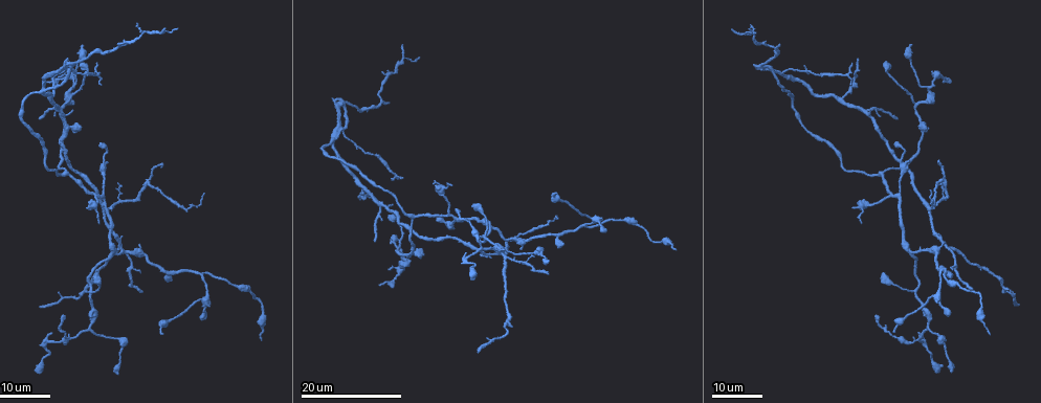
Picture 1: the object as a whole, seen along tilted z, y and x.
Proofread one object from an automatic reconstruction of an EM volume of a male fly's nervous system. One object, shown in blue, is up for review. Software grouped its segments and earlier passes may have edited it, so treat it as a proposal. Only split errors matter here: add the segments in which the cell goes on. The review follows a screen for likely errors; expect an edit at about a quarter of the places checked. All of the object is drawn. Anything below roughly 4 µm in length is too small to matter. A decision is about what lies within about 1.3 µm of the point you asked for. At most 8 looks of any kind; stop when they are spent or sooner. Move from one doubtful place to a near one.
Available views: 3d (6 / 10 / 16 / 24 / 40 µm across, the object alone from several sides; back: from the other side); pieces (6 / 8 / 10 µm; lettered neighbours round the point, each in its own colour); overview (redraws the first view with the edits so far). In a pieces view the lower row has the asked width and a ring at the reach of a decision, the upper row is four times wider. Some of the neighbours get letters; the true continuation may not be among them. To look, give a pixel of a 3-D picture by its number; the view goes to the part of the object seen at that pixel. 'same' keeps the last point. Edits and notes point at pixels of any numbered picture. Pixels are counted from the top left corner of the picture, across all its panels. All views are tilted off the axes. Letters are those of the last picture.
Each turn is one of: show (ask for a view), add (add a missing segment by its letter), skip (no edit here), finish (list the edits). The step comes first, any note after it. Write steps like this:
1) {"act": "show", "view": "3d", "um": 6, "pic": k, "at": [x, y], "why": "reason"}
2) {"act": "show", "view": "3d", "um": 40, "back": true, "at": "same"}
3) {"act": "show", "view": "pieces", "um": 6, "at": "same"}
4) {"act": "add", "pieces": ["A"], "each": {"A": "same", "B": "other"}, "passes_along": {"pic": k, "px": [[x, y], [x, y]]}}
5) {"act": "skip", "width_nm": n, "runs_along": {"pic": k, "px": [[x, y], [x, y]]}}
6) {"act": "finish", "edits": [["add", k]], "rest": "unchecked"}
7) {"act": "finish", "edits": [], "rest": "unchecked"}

{"act": "show", "view": "3d", "um": 24, "pic": 1, "at": [895, 145], "why": "free end"}

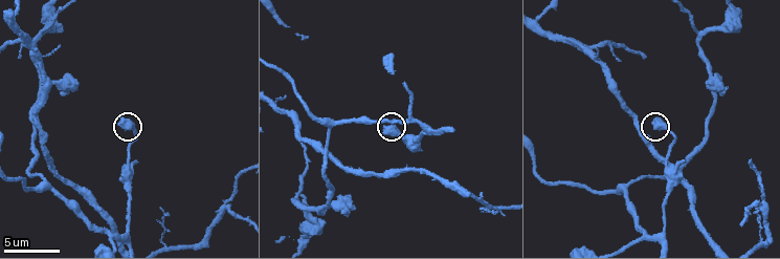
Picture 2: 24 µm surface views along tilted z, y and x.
{"act": "show", "view": "pieces", "um": 6, "pic": 2, "at": [385, 127], "why": "what lies round it"}

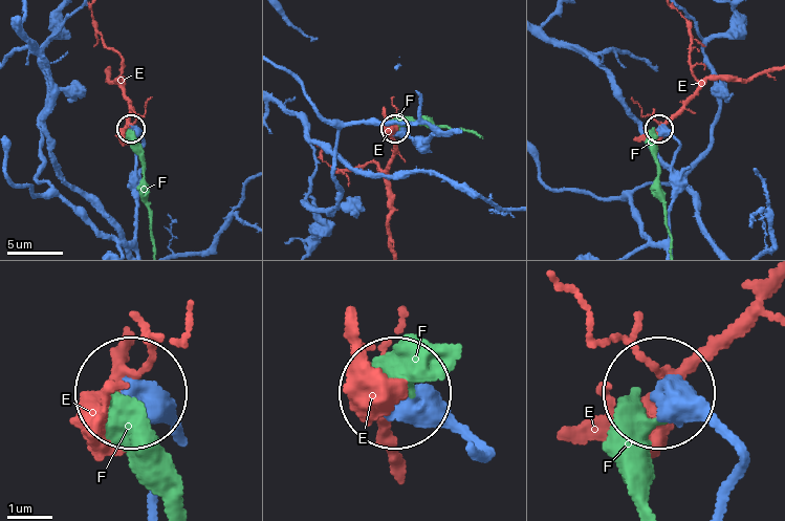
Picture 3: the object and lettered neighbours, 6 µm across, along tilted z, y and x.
{"act": "skip", "each": {"E": "other", "F": "other"}, "found": "no lettered segment goes on from it"}

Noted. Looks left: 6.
{"act": "show", "view": "3d", "um": 16, "pic": 1, "at": [38, 116], "why": "branch stops here"}

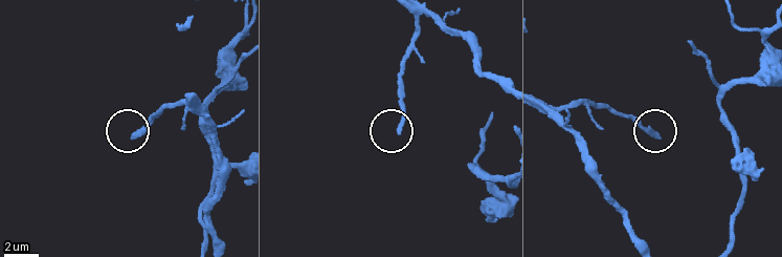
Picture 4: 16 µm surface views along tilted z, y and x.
{"act": "show", "view": "3d", "um": 6, "pic": 4, "at": [397, 132], "why": "closer look"}

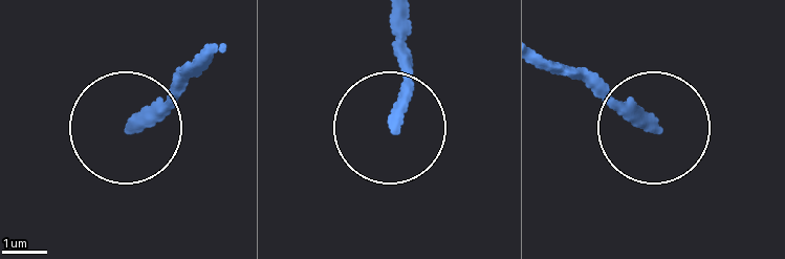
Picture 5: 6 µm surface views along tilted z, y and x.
{"act": "show", "view": "pieces", "um": 6, "pic": 5, "at": [653, 124]}

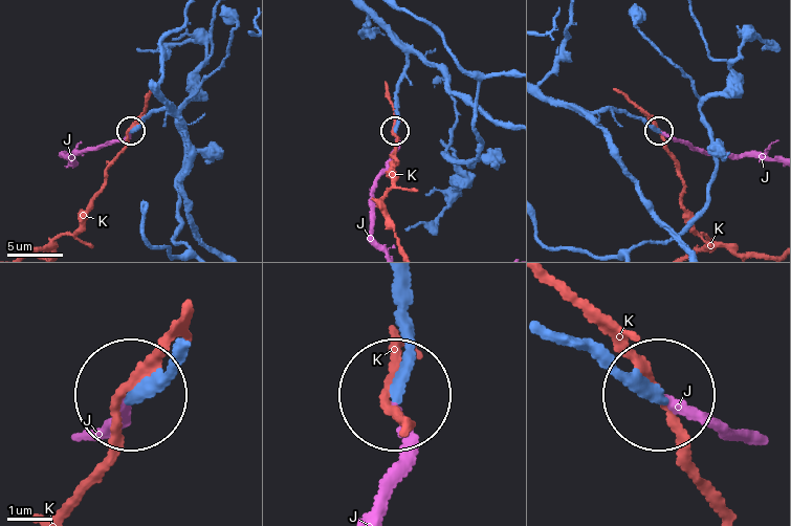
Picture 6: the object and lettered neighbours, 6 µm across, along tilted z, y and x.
{"act": "add", "pieces": ["J"], "each": {"J": "same", "K": "other"}, "passes_along": {"pic": 6, "px": [[409, 300], [388, 500]]}, "found": "it goes on there"}

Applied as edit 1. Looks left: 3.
{"act": "show", "view": "pieces", "um": 8, "pic": 2, "at": [754, 167], "why": "branch stops here"}

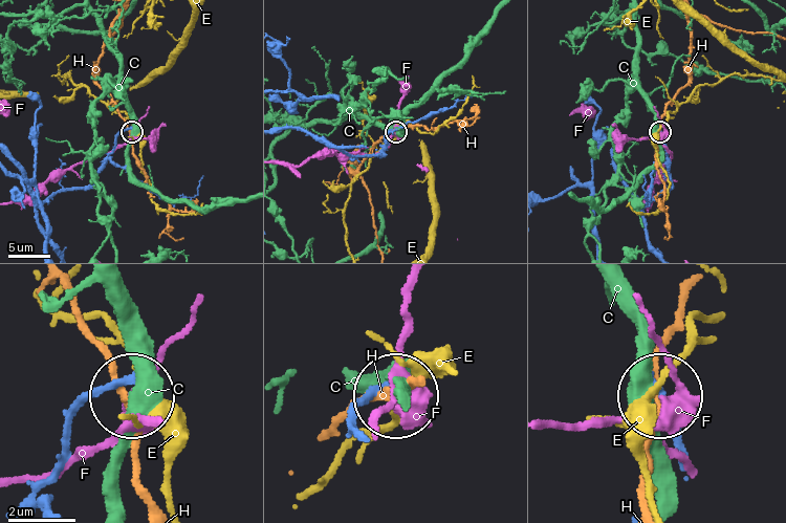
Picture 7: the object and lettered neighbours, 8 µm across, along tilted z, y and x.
{"act": "skip", "width_nm": 220, "each": {"C": "other", "E": "other", "F": "other", "H": "other"}, "found": "none of them fits"}

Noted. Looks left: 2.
{"act": "show", "view": "3d", "um": 16, "pic": 1, "at": [548, 275], "why": "an open end"}

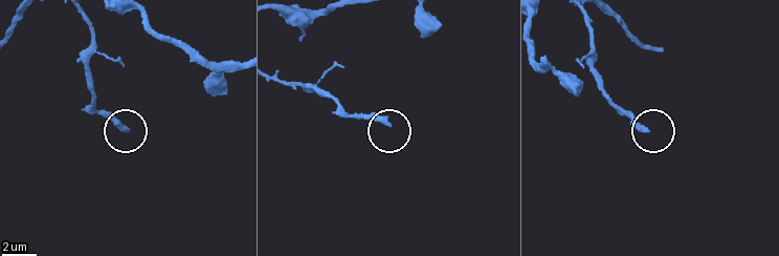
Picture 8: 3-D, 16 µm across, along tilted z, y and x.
{"act": "show", "view": "pieces", "um": 10, "pic": 8, "at": [646, 131]}

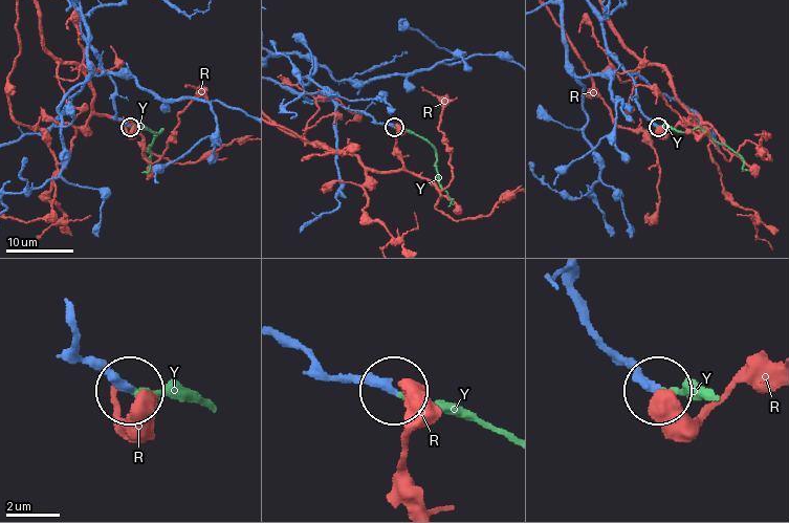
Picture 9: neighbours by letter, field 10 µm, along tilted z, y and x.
{"act": "add", "pieces": ["Y"], "each": {"R": "other", "Y": "same"}, "passes_along": {"pic": 9, "px": [[609, 348], [663, 392], [697, 391]]}, "found": "the cell continues"}

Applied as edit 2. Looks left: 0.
{"act": "finish", "edits": [["add", 6], ["add", 9]], "rest": "unchecked"}

